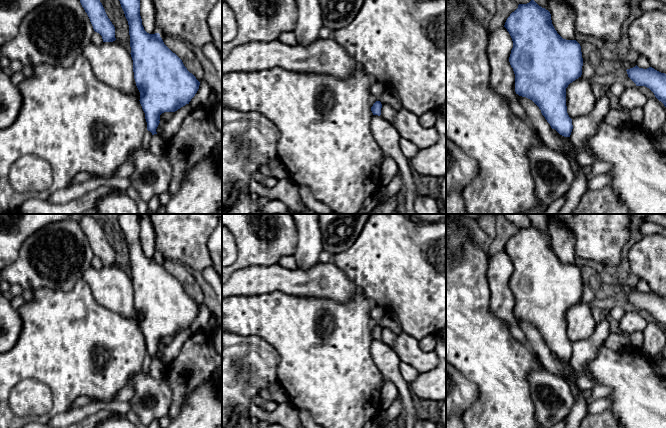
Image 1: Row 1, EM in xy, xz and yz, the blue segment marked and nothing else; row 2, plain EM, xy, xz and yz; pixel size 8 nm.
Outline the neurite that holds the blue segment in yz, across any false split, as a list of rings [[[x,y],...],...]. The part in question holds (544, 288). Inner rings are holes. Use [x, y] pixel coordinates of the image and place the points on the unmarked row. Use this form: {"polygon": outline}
{"polygon": [[[532,222],[527,228],[518,229],[504,251],[513,265],[509,286],[515,298],[516,318],[532,324],[552,353],[564,361],[570,361],[573,349],[567,337],[566,312],[582,299],[580,268],[576,264],[563,263],[552,248],[550,236]]]}

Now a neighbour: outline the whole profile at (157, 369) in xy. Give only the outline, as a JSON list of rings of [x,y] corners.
[[[159,358],[152,359],[149,374],[153,378],[162,379],[165,376],[165,370],[165,364]]]

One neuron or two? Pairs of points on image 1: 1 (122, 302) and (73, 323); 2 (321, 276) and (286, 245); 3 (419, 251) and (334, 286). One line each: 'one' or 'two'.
1: two
2: two
3: two

